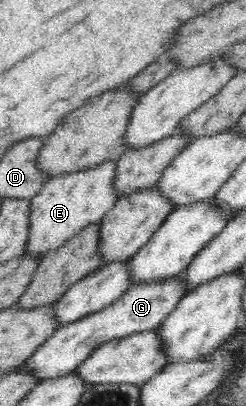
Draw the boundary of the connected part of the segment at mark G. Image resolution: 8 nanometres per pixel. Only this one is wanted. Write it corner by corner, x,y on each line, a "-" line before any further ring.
180,275
162,280
159,283
140,284
128,288
126,292
110,306
85,316
75,323
58,326
56,330
23,362
23,370
28,377
38,383
45,383
56,378
63,378
86,360
86,357
103,342
135,335
136,333
152,331
161,320
176,308
178,301
184,296
181,292

